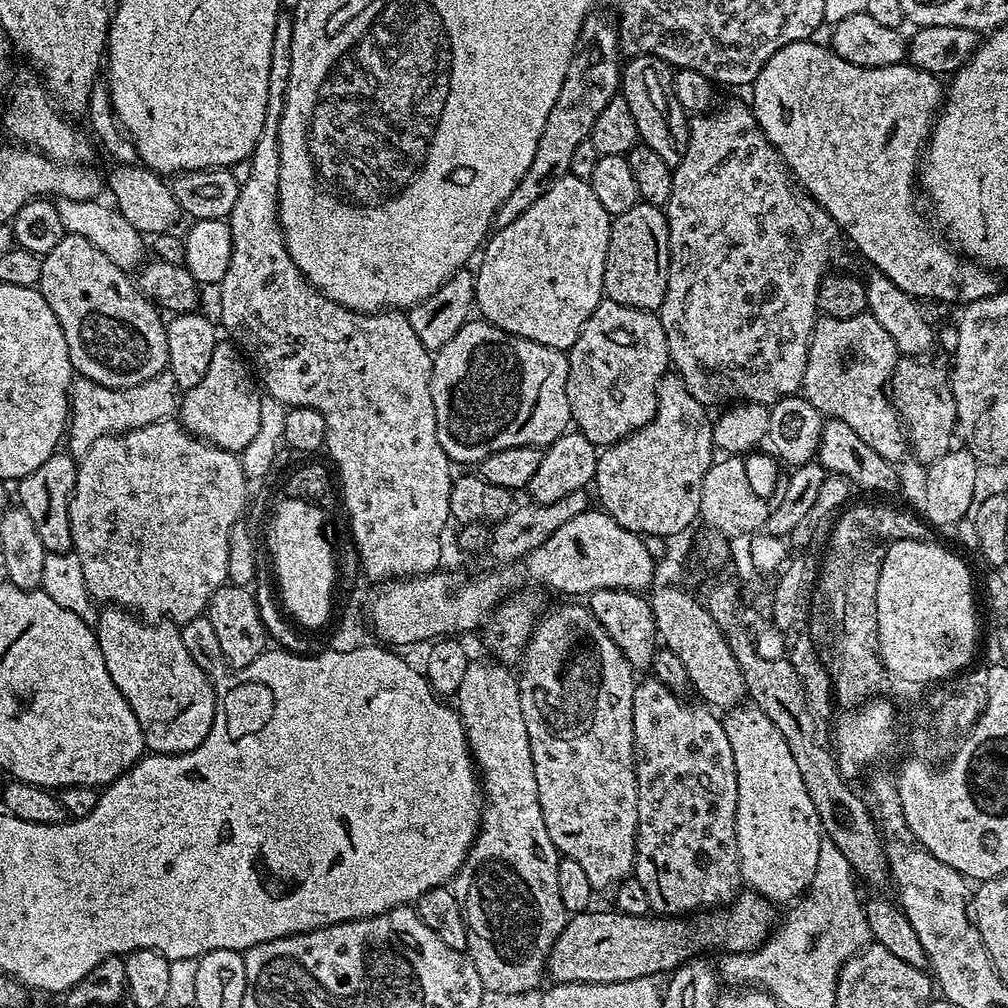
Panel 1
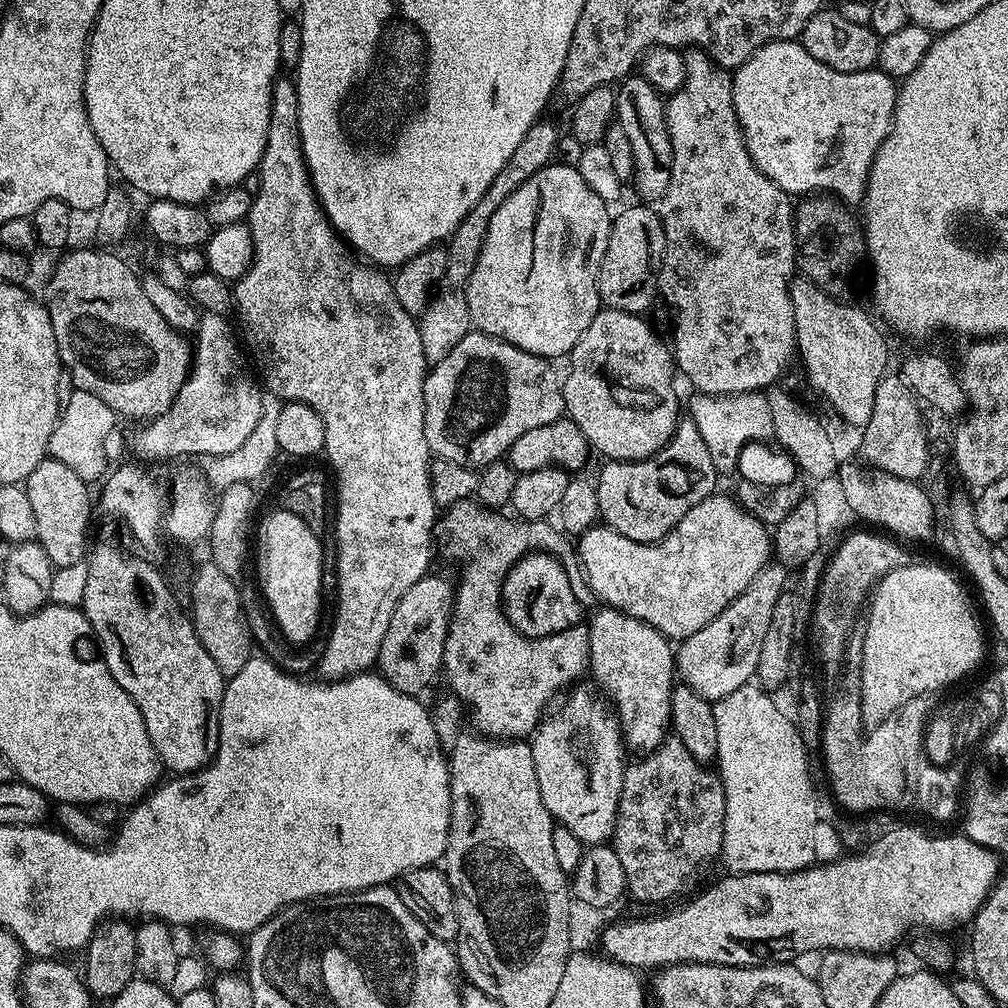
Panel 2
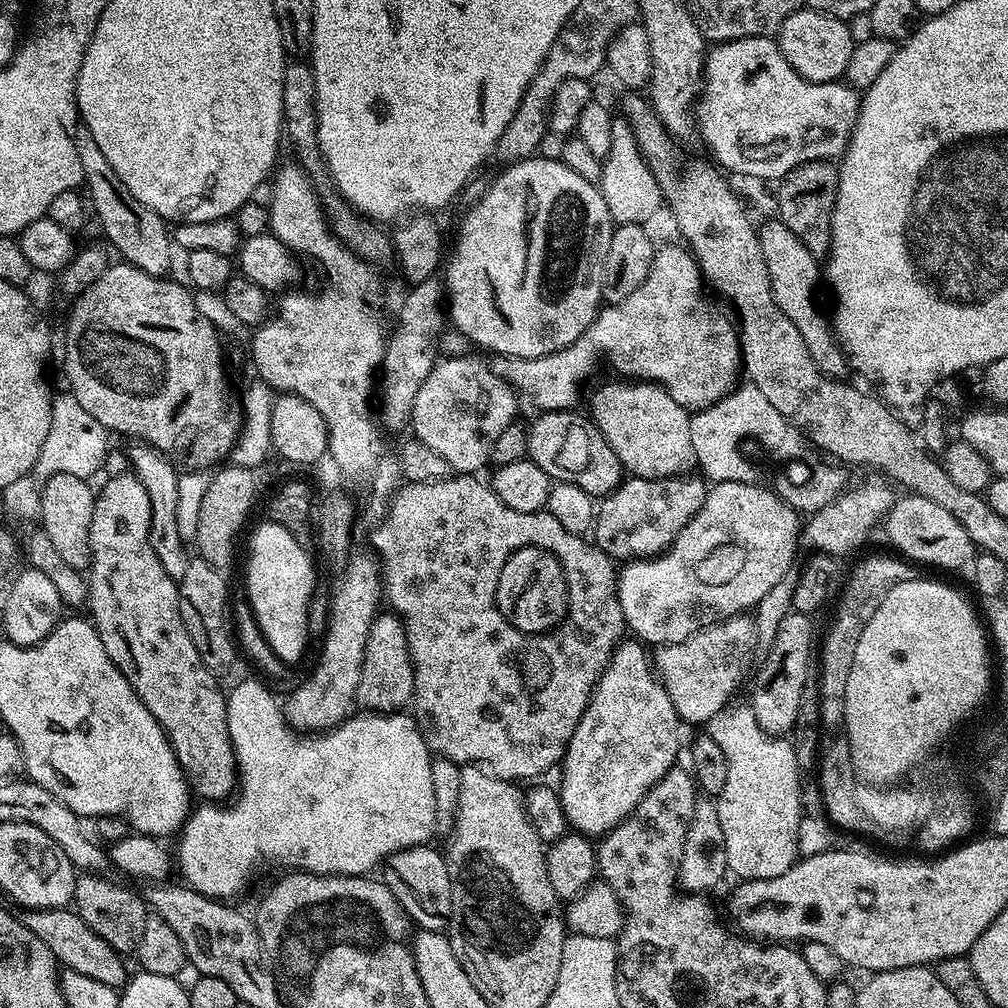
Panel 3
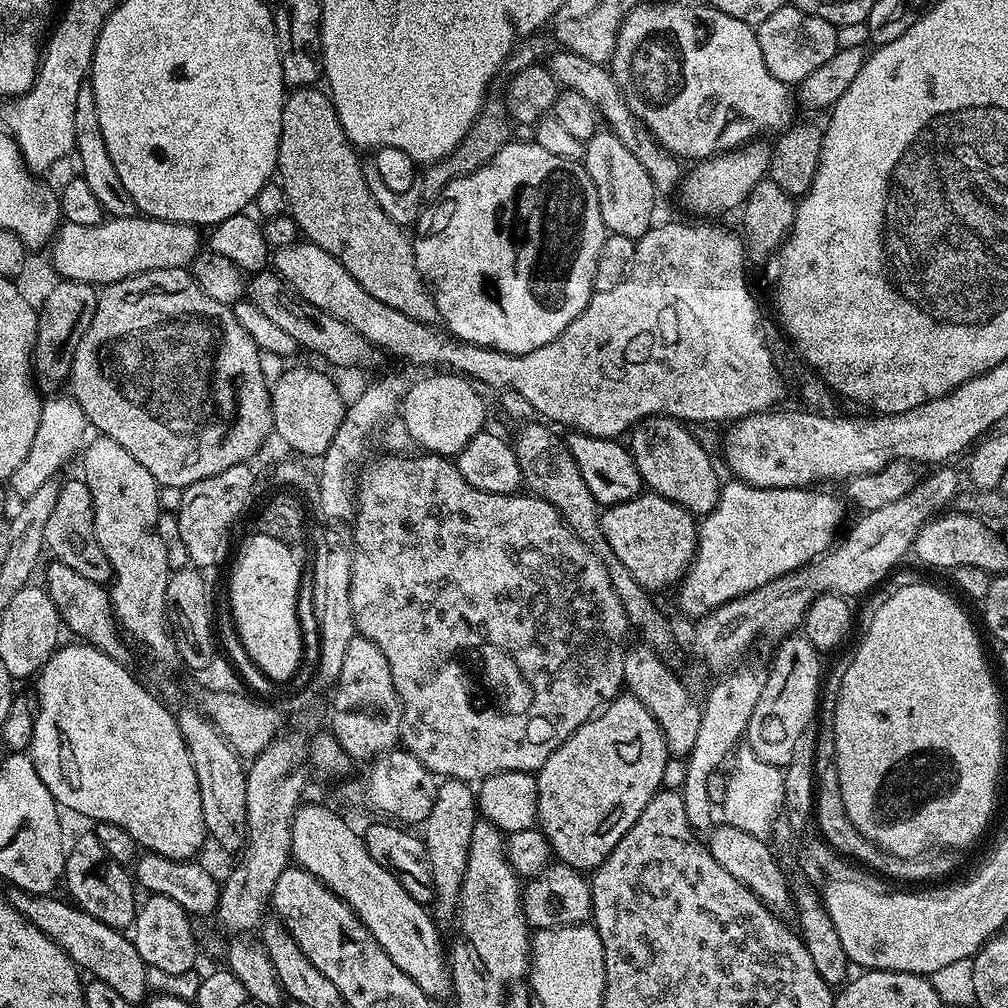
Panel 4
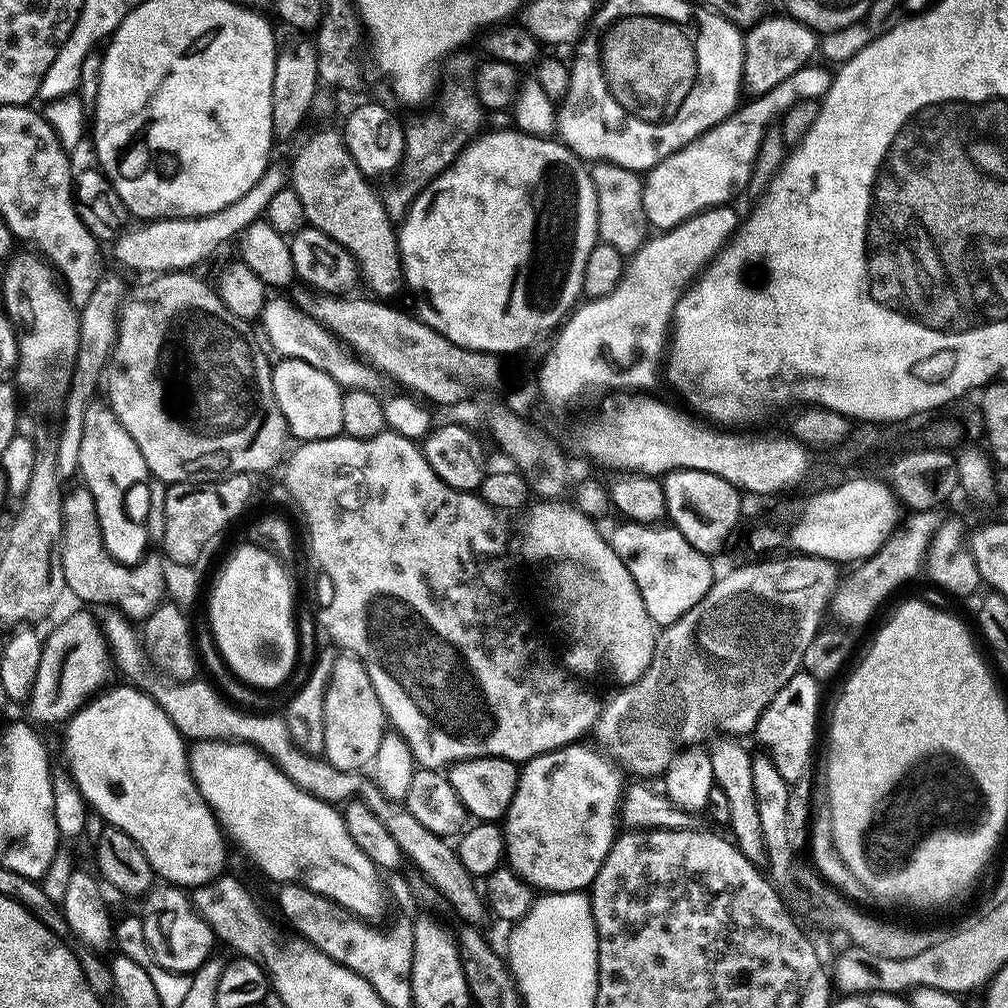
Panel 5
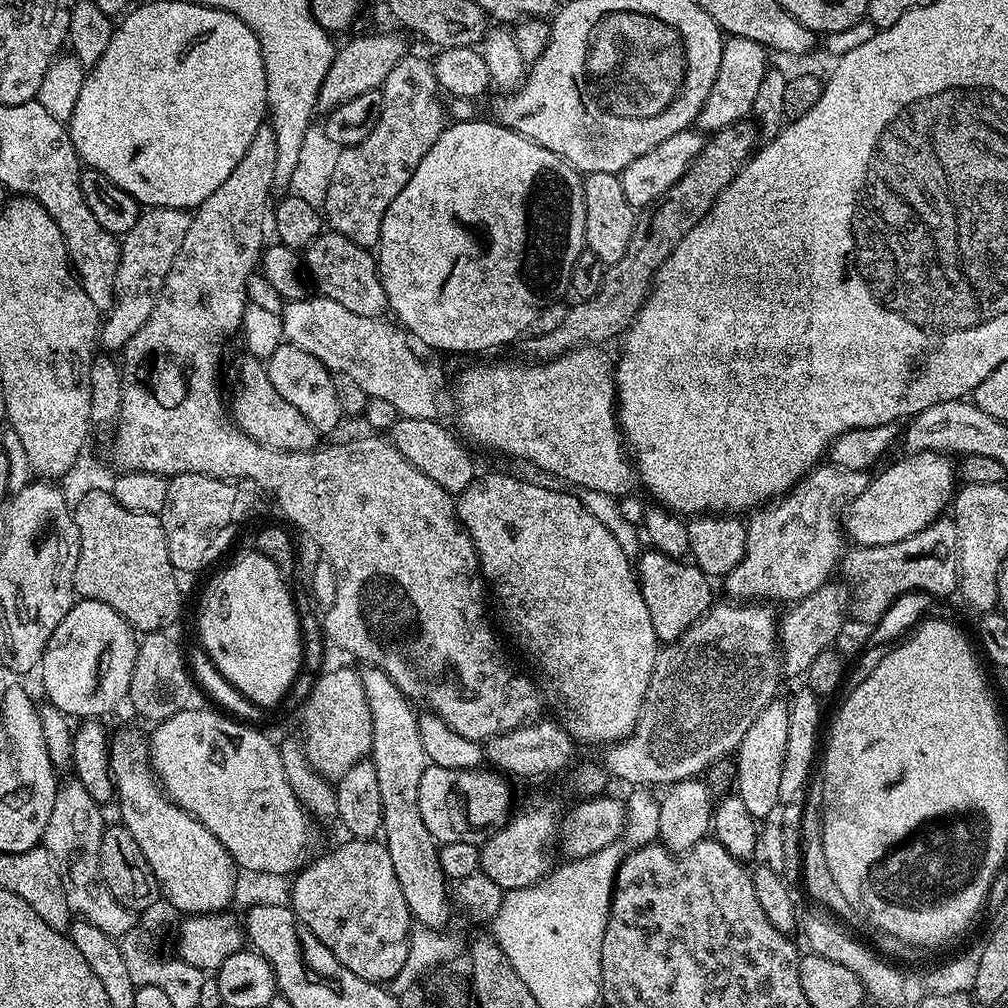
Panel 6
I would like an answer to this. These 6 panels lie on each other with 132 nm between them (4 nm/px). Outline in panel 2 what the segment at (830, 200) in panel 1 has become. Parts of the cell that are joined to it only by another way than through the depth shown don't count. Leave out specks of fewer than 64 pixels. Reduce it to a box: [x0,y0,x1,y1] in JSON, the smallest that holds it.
[732,40,898,206]

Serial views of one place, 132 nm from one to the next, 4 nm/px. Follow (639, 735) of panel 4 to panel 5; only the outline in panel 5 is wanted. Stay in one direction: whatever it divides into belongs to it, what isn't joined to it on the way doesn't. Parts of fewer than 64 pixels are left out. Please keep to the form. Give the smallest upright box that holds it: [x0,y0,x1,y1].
[502,742,626,894]

